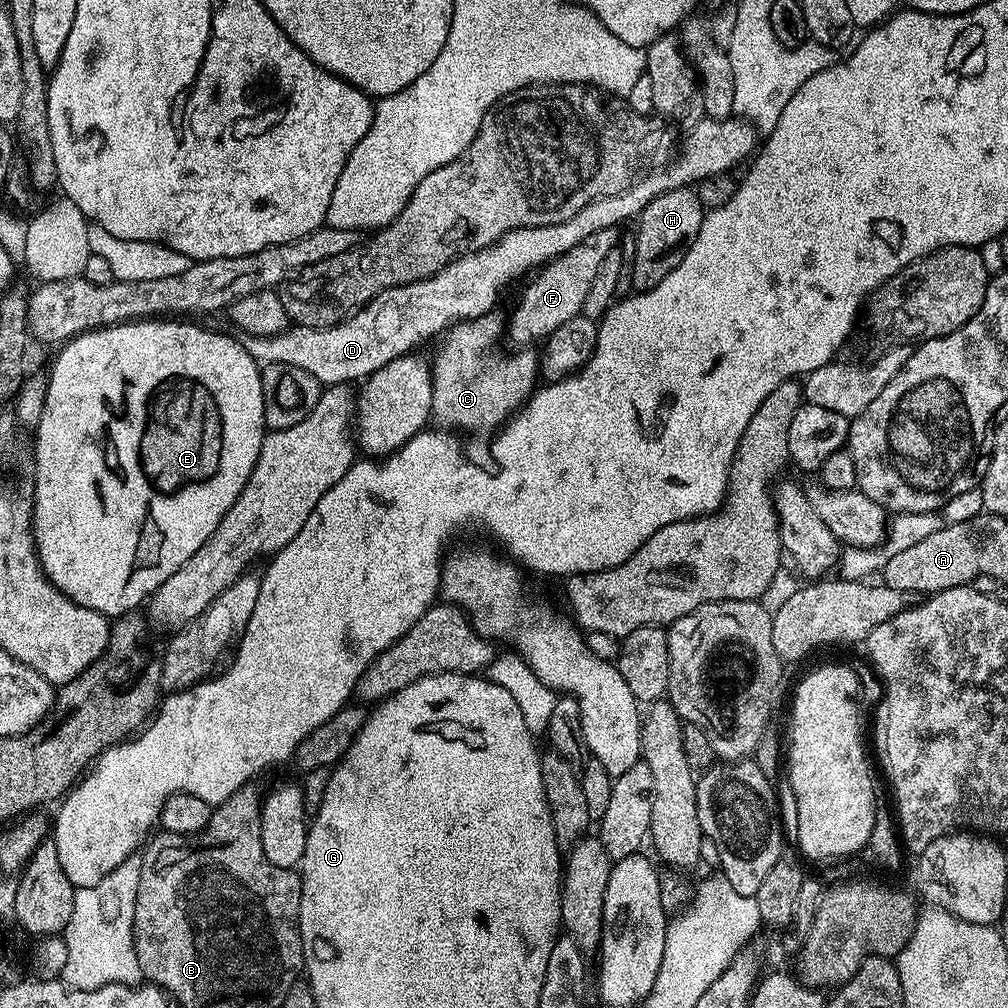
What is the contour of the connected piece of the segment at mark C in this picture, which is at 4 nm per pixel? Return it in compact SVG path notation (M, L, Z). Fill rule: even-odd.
M496 314L459 321L443 333L440 349L430 360L432 420L440 423L437 425L441 429L491 433L517 412L537 387L540 370L537 353L516 350L513 356L495 356L492 347L499 336L501 339L502 320Z

